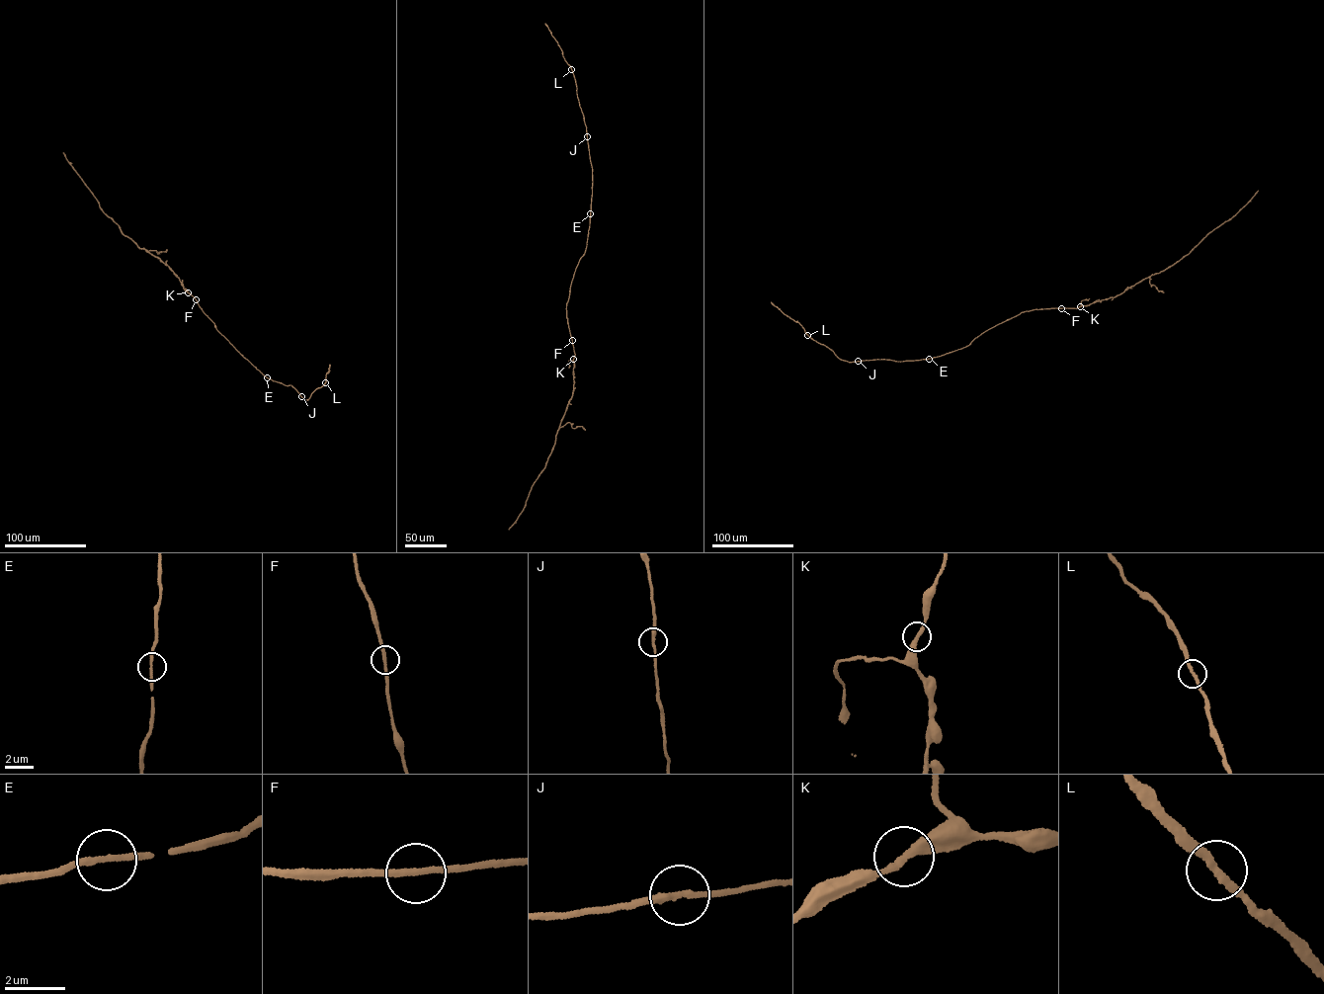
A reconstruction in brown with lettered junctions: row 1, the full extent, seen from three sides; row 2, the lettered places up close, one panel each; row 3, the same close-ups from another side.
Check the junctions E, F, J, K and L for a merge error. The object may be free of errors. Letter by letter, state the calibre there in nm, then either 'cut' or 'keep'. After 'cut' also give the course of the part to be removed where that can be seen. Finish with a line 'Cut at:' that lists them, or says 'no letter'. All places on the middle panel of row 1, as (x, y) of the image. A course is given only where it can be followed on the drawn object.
E: 180 nm | keep
F: 240 nm | keep
J: 200 nm | keep
K: 260 nm | keep
L: 220 nm | keep
Cut at: no letter

